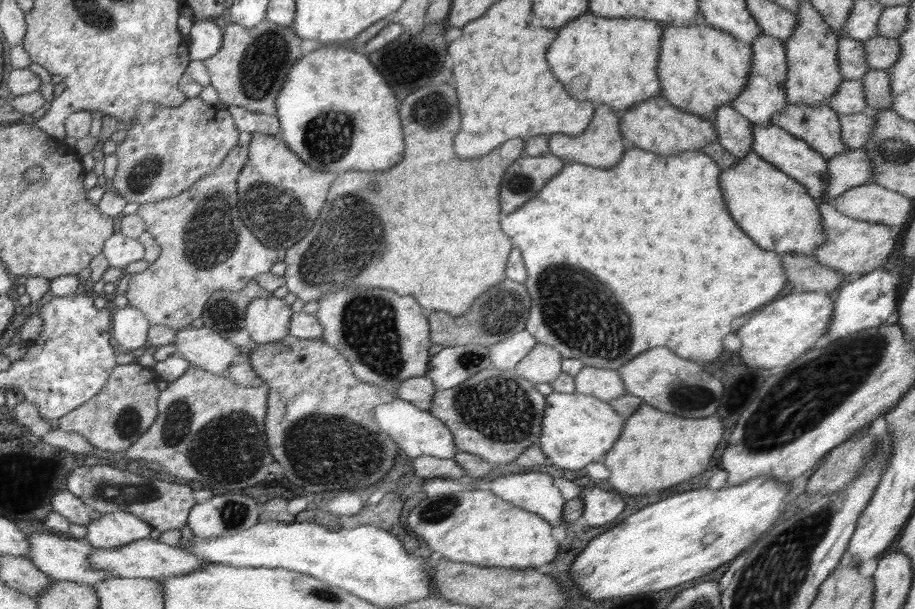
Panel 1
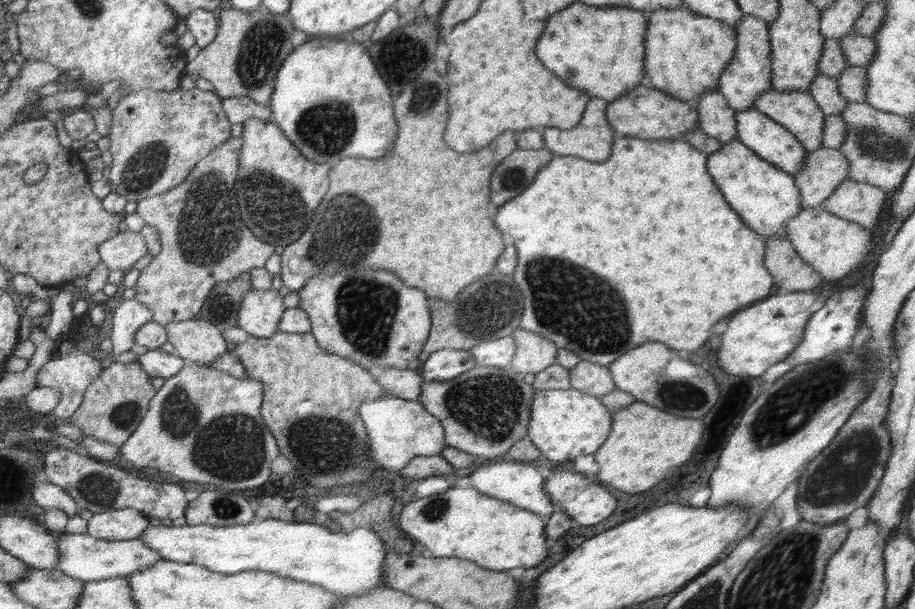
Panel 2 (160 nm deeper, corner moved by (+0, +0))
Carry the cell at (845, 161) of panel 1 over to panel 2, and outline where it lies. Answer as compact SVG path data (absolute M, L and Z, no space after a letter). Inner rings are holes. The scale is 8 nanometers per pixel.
M822 147L809 151L803 169L794 174L795 185L800 191L800 206L804 209L816 207L847 176L848 161L839 149Z

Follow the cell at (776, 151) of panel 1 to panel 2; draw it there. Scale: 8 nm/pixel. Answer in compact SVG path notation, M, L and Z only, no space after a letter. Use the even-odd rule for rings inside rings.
M756 108L737 111L736 119L739 129L738 141L744 143L744 146L751 147L757 155L760 155L760 158L767 159L768 162L791 175L803 169L803 162L807 157L808 151L780 123L772 120L768 115Z

